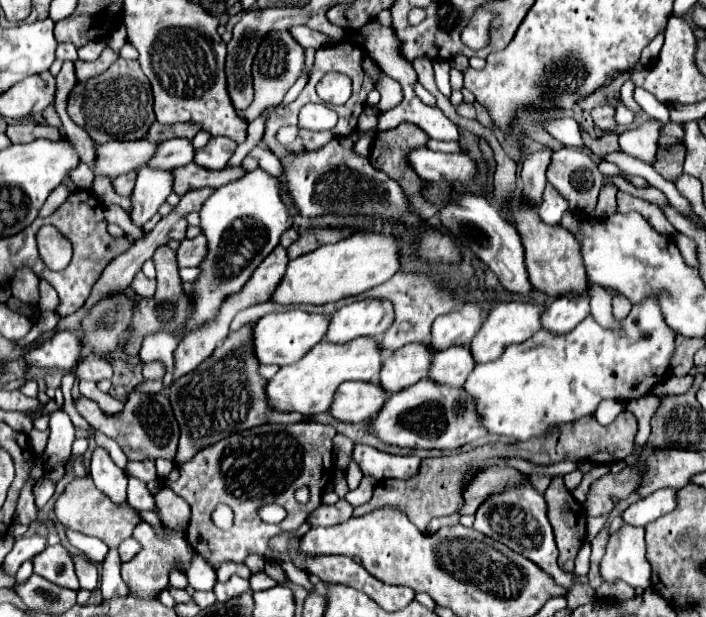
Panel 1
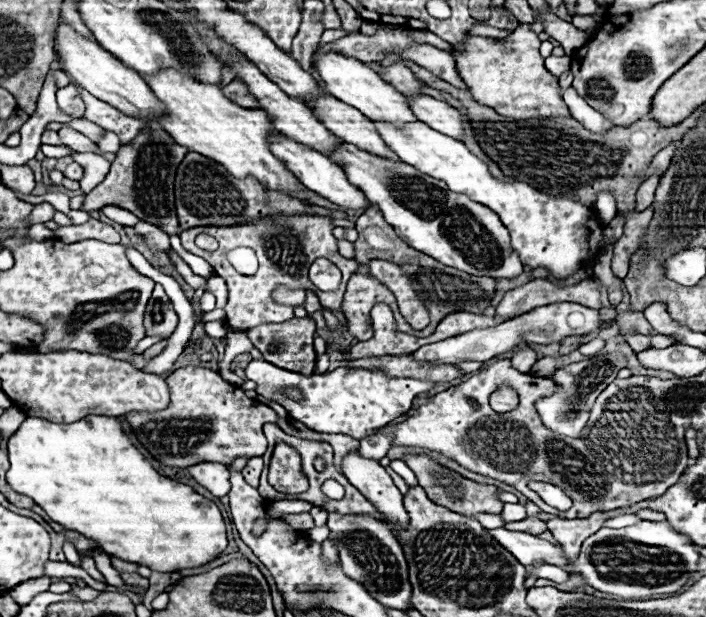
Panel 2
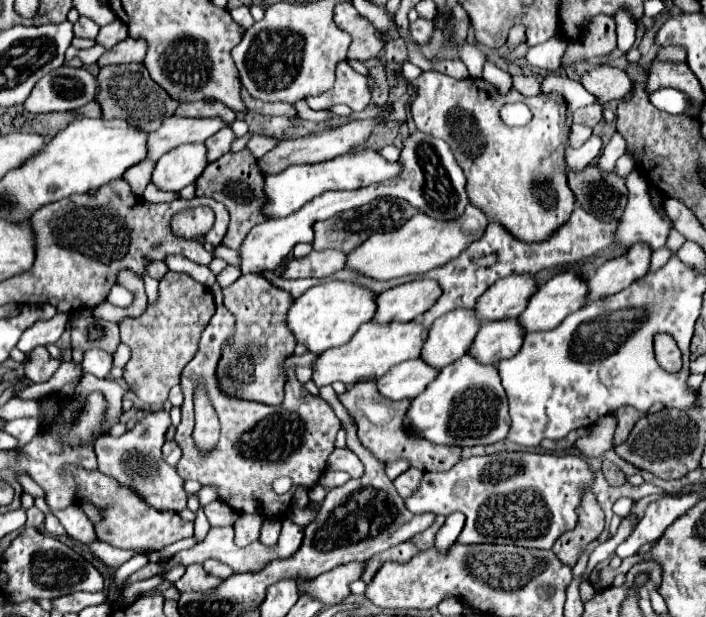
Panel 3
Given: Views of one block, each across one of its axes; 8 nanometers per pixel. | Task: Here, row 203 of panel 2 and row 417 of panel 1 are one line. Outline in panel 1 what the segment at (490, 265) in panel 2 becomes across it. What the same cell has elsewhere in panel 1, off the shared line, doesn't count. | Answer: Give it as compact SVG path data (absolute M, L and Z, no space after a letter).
M428 378L388 396L380 412L368 420L368 428L370 434L384 444L400 448L456 450L486 436L486 430L480 428L478 416L474 412L474 400L462 388L440 386Z

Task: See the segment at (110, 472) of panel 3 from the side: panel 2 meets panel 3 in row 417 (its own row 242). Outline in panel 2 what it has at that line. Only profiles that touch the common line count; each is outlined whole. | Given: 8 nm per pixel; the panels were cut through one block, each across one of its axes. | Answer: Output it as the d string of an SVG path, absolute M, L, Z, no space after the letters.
M138 222L134 228L136 228L136 232L144 238L146 246L148 246L154 254L166 252L166 250L170 248L170 238L168 238L168 234L164 234L164 230L160 230L158 226L152 226L152 224L148 224L148 222Z

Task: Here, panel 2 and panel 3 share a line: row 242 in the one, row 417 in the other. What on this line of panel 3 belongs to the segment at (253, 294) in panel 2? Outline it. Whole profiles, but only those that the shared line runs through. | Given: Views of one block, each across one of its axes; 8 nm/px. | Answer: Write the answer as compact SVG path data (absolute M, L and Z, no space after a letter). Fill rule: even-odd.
M218 306L210 324L202 332L200 350L196 352L194 360L182 370L180 386L184 394L184 404L182 422L176 428L176 442L182 448L182 458L176 464L176 470L184 480L200 480L204 486L216 484L220 490L220 500L224 500L230 508L238 512L260 512L266 516L280 516L286 514L294 490L286 492L284 496L278 496L272 490L272 482L280 476L288 476L292 478L292 488L300 484L312 488L318 482L320 474L326 470L326 460L334 450L340 420L334 416L334 410L326 400L322 400L320 396L312 396L306 388L302 392L294 368L288 368L288 374L292 374L288 380L288 402L280 406L268 406L260 402L224 396L216 378L216 366L222 354L222 346L234 332L234 324L236 318L232 316L232 312L226 306ZM200 382L206 384L208 396L220 418L220 440L210 452L198 450L192 438L192 392Z

